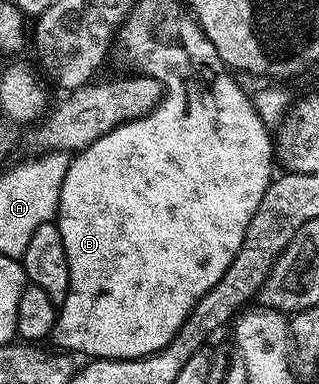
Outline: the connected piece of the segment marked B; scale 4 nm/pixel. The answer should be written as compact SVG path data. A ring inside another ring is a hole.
M235 78L216 79L211 89L199 92L200 103L188 103L187 90L170 93L151 114L136 119L133 123L122 124L118 129L94 141L94 145L72 155L70 169L66 169L66 181L62 181L58 212L58 226L62 233L62 245L66 249L70 285L63 303L59 304L56 316L54 340L56 339L57 348L77 356L88 355L84 357L92 359L142 359L146 355L154 355L168 346L168 342L176 336L178 329L194 309L197 299L201 299L214 285L218 285L218 277L222 277L230 261L234 261L242 245L242 237L246 237L246 225L250 225L250 217L254 217L254 209L258 209L262 193L266 193L268 184L274 178L274 139L270 134L270 127L258 117L249 92L244 92L238 83Z

